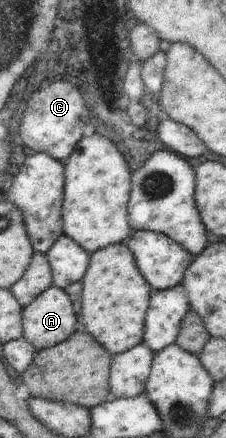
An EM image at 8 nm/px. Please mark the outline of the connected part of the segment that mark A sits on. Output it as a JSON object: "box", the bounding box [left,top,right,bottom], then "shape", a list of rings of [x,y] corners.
{"box":[22,285,77,351],"shape":[[[52,285],[23,307],[22,338],[37,351],[56,346],[76,332],[77,317],[65,289]]]}

